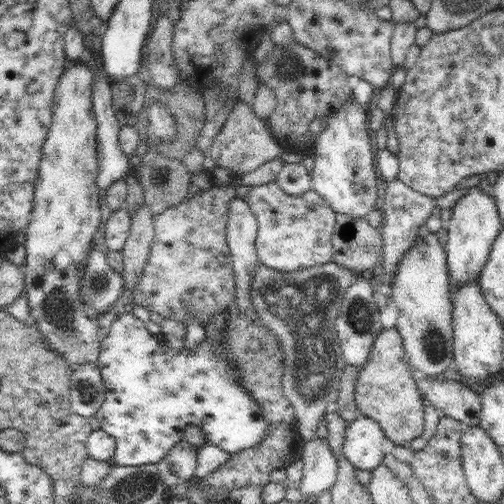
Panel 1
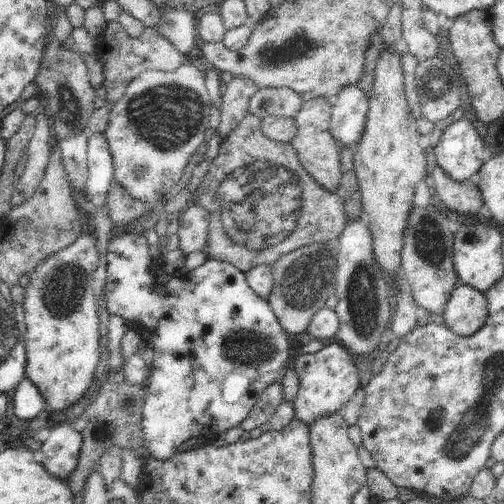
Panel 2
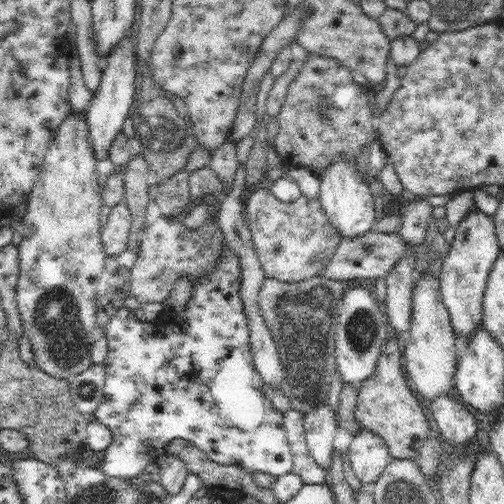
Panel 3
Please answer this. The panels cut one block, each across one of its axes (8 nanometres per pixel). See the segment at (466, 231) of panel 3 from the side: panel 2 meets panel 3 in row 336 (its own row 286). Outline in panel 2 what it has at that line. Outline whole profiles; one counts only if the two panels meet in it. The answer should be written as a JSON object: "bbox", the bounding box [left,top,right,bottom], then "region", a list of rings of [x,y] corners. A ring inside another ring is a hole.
{"bbox":[443,286,487,336],"region":[[[461,286],[451,292],[445,310],[443,310],[443,322],[445,328],[449,328],[457,336],[473,336],[487,320],[487,300],[485,294],[481,294],[475,288]]]}

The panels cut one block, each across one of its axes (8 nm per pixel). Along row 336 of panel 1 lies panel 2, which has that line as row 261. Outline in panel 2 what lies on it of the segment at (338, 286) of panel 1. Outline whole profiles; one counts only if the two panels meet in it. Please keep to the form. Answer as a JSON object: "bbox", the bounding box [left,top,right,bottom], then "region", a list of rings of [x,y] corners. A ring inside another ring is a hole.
{"bbox":[267,242,337,338],"region":[[[321,242],[321,244],[311,244],[297,248],[293,252],[287,252],[279,256],[271,264],[271,294],[267,298],[271,312],[279,320],[279,326],[289,338],[301,338],[313,318],[313,314],[321,308],[325,308],[325,302],[335,296],[335,270],[337,270],[337,242]]]}

